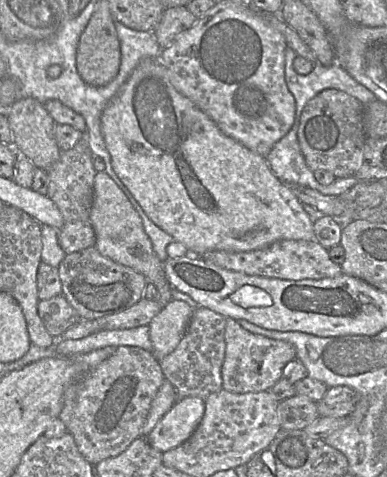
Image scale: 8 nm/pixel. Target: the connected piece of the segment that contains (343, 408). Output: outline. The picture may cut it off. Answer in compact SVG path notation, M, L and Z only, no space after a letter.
M348 386L328 388L323 399L317 403L319 417L345 418L355 409L358 393Z

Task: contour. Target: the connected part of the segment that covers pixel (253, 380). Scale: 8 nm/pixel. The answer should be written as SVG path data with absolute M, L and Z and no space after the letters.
M226 318L225 345L225 358L221 368L222 388L237 394L270 390L285 376L286 367L296 358L292 344L253 334L232 318Z

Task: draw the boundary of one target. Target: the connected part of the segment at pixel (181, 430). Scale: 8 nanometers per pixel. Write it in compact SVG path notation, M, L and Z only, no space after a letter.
M178 398L146 437L148 443L162 453L181 445L198 427L204 411L201 398Z

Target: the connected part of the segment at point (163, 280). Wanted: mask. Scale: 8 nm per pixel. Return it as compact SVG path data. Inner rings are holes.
M97 172L94 177L94 197L90 221L96 236L94 248L101 255L143 274L149 282L157 287L161 309L167 305L172 300L172 285L167 279L164 262L155 253L151 241L144 231L141 217L105 172Z

